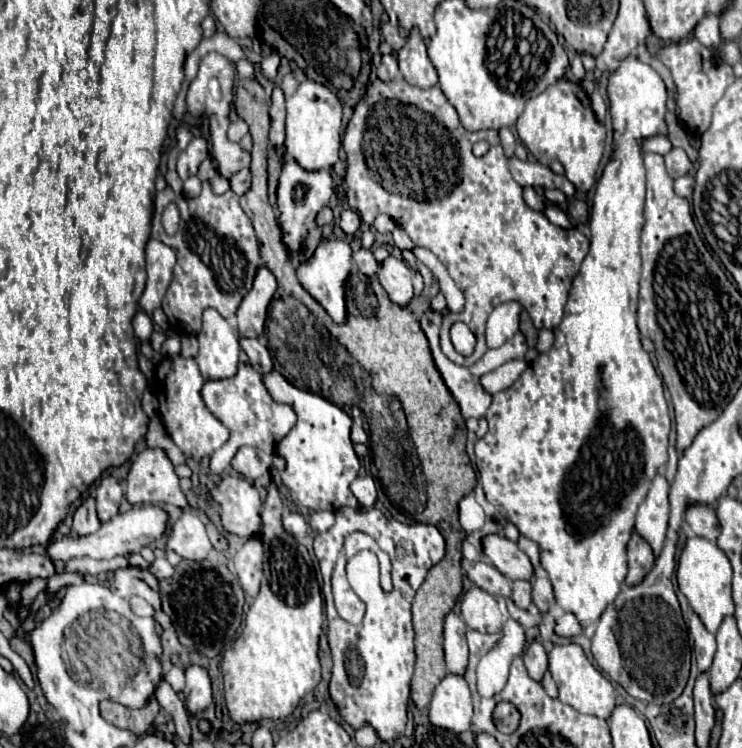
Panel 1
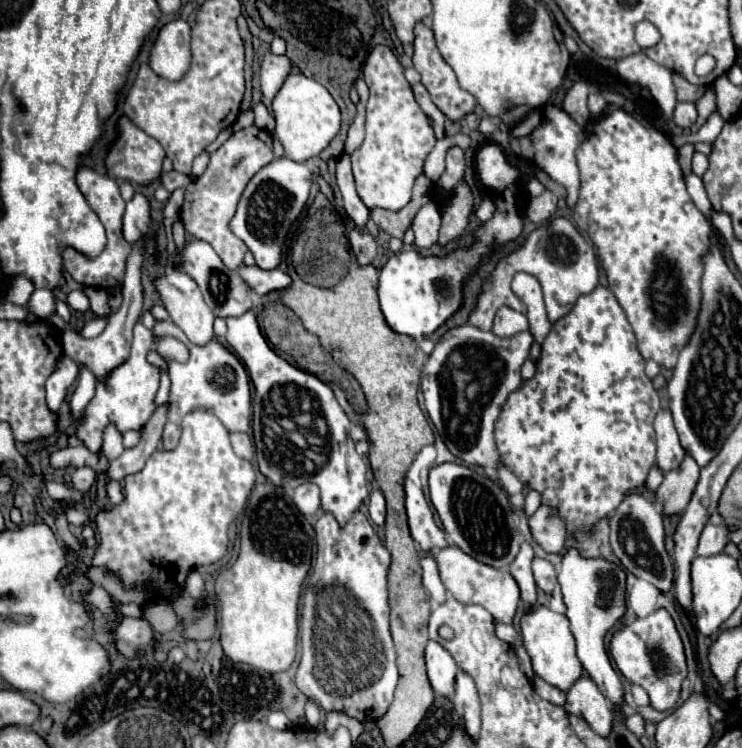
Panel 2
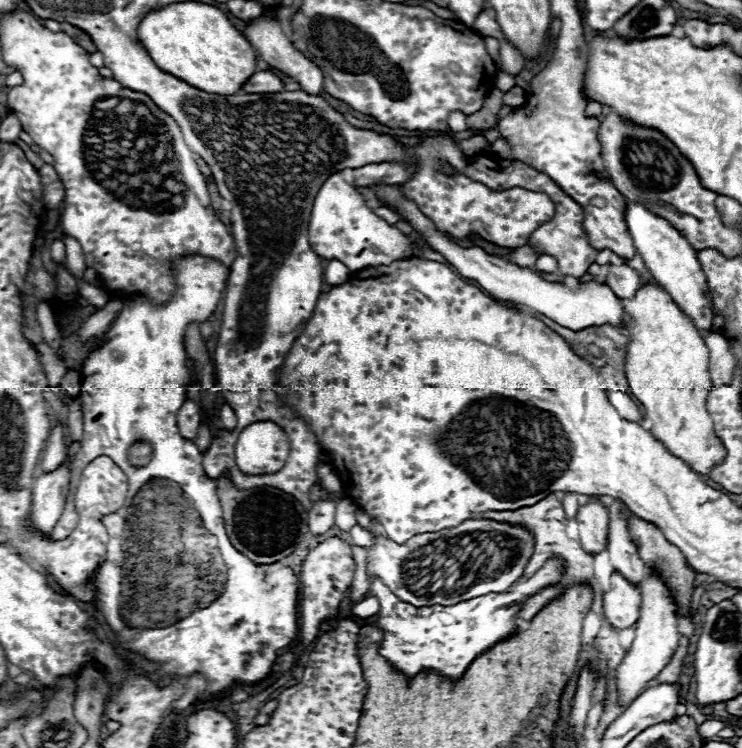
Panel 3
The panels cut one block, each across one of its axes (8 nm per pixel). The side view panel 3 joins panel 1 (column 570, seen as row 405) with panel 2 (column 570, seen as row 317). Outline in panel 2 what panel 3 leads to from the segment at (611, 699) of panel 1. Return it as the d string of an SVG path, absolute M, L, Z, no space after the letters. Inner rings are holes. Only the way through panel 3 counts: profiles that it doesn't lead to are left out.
M538 606L528 610L520 620L520 632L522 632L522 644L532 658L534 672L544 678L548 684L568 690L580 676L582 676L582 664L576 656L576 642L568 628L568 618L562 614L552 612L546 606Z

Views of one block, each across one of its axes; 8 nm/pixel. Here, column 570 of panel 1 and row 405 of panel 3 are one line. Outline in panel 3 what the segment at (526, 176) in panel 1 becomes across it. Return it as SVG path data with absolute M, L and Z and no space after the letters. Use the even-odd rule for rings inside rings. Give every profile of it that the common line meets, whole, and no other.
M186 400L184 406L178 412L178 428L180 428L180 434L186 440L196 440L198 438L198 426L200 426L200 422L202 422L200 408L192 400Z

